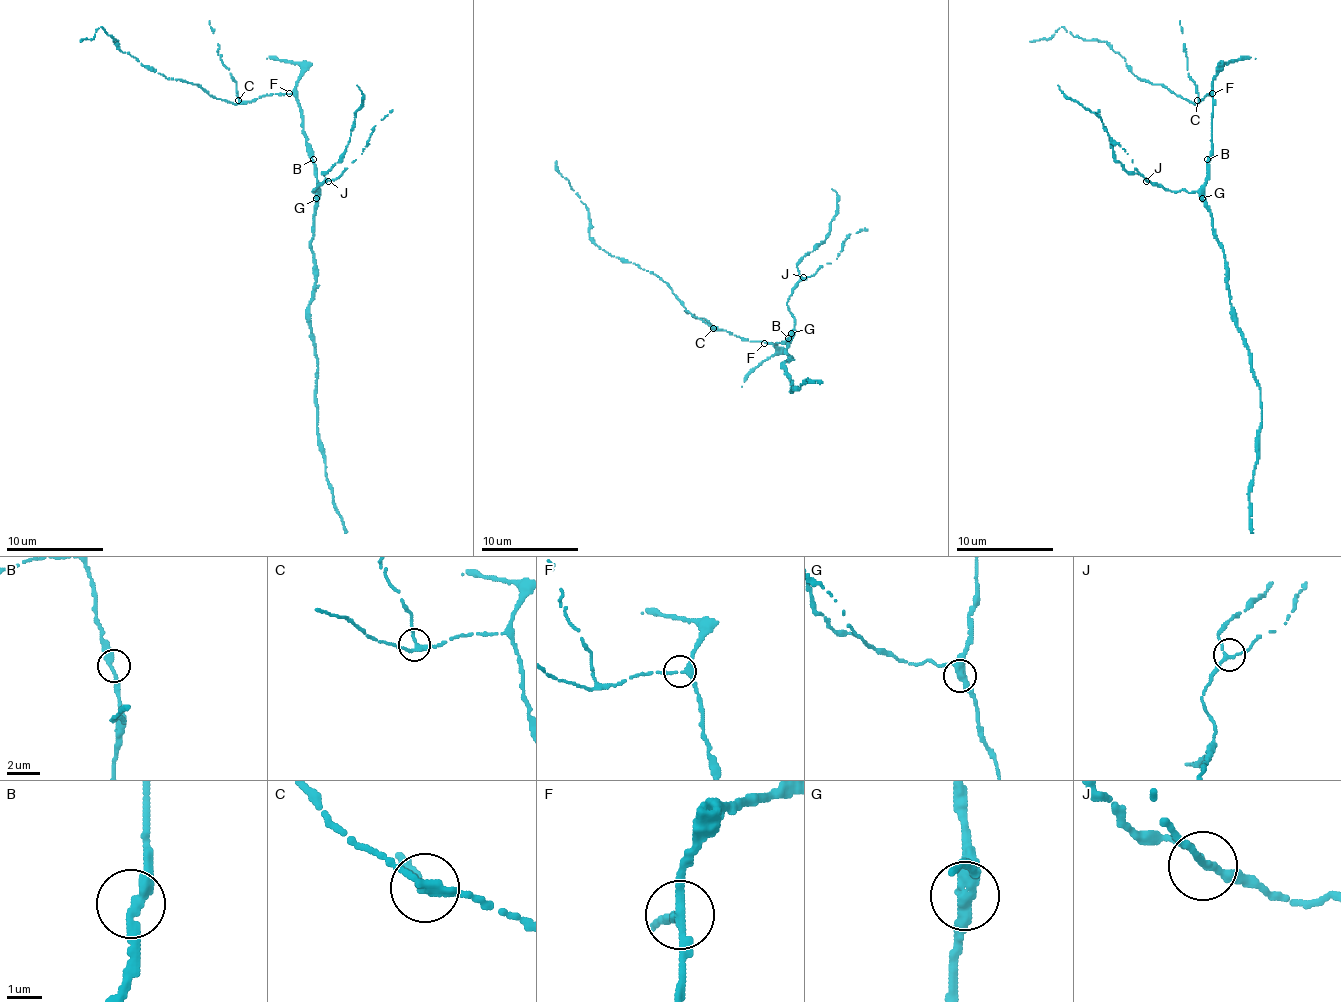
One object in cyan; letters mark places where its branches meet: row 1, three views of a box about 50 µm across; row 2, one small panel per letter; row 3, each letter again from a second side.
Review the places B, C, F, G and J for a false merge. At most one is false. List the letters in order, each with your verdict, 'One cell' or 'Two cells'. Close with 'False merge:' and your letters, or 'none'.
B: One cell
C: One cell
F: One cell
G: One cell
J: One cell
False merge: none

